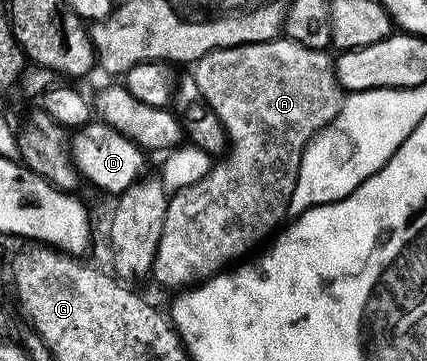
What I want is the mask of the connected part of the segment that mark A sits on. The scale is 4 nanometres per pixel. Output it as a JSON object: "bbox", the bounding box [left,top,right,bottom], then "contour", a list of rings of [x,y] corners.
{"bbox":[152,38,344,290],"contour":[[[279,38],[259,44],[241,44],[235,48],[218,48],[196,61],[192,68],[194,81],[201,99],[205,101],[213,117],[219,120],[226,132],[228,151],[213,165],[206,177],[200,178],[194,185],[182,188],[169,197],[168,210],[164,214],[164,228],[160,230],[160,242],[156,246],[156,254],[154,255],[152,280],[163,284],[166,288],[174,288],[173,290],[185,290],[195,284],[201,284],[203,280],[209,280],[211,276],[216,276],[219,272],[229,269],[232,262],[241,261],[245,257],[242,255],[253,244],[260,243],[266,235],[269,237],[287,219],[292,190],[296,186],[296,178],[304,150],[315,134],[323,131],[327,126],[333,125],[344,103],[344,92],[338,86],[338,77],[334,75],[334,60],[329,54],[330,52],[326,50],[308,49],[289,38]]]}

